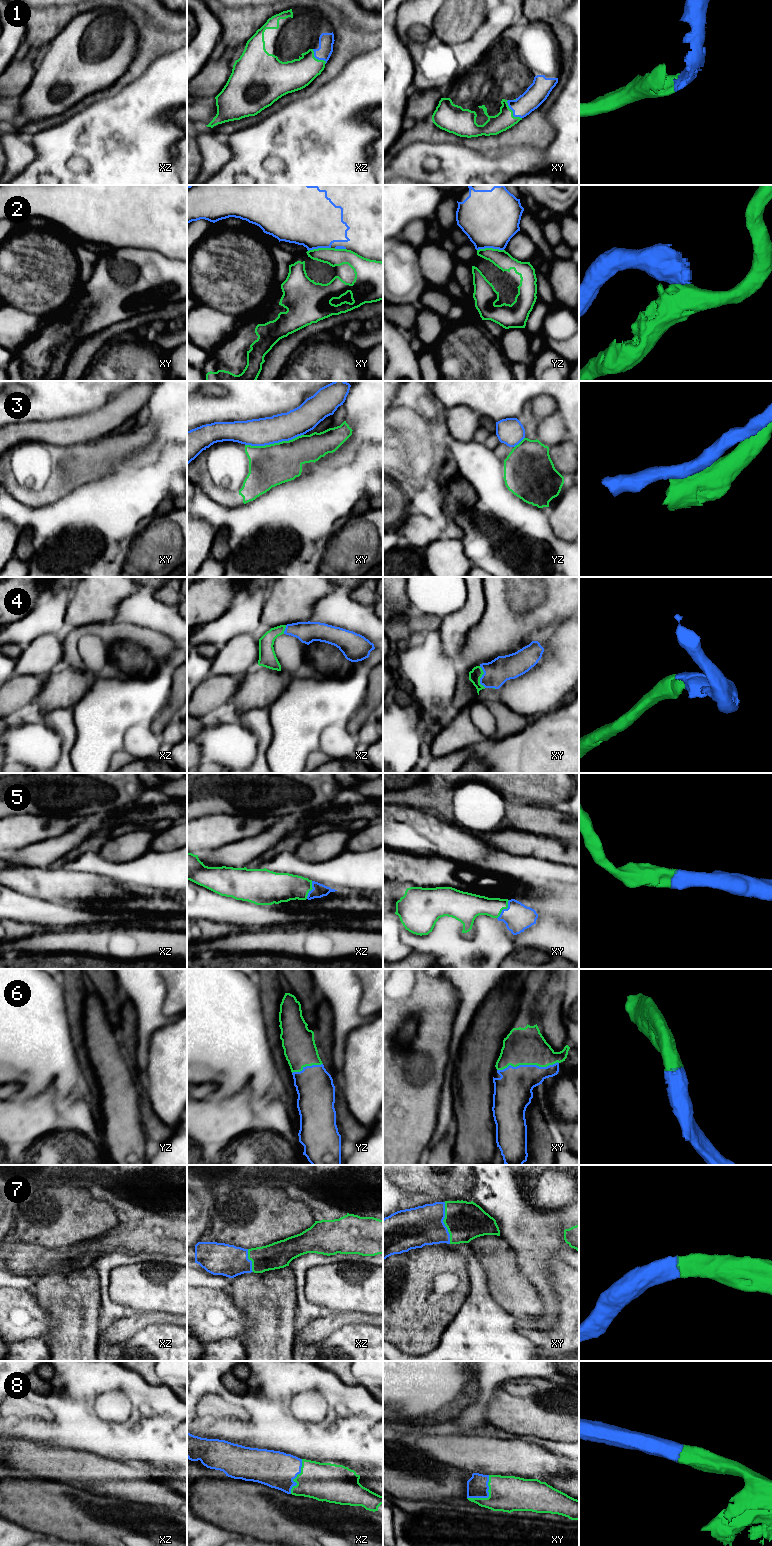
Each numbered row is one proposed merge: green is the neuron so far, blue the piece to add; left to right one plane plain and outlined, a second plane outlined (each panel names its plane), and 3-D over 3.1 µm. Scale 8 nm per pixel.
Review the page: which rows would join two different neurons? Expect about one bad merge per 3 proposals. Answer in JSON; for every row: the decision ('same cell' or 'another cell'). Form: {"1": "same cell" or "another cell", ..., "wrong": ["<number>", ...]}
{"1": "same cell", "2": "another cell", "3": "another cell", "4": "same cell", "5": "same cell", "6": "same cell", "7": "same cell", "8": "same cell", "wrong": ["2", "3"]}

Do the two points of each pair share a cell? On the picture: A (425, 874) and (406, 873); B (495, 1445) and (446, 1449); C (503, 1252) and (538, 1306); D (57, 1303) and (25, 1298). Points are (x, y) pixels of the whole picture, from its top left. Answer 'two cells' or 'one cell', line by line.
A: one cell
B: one cell
C: one cell
D: two cells

